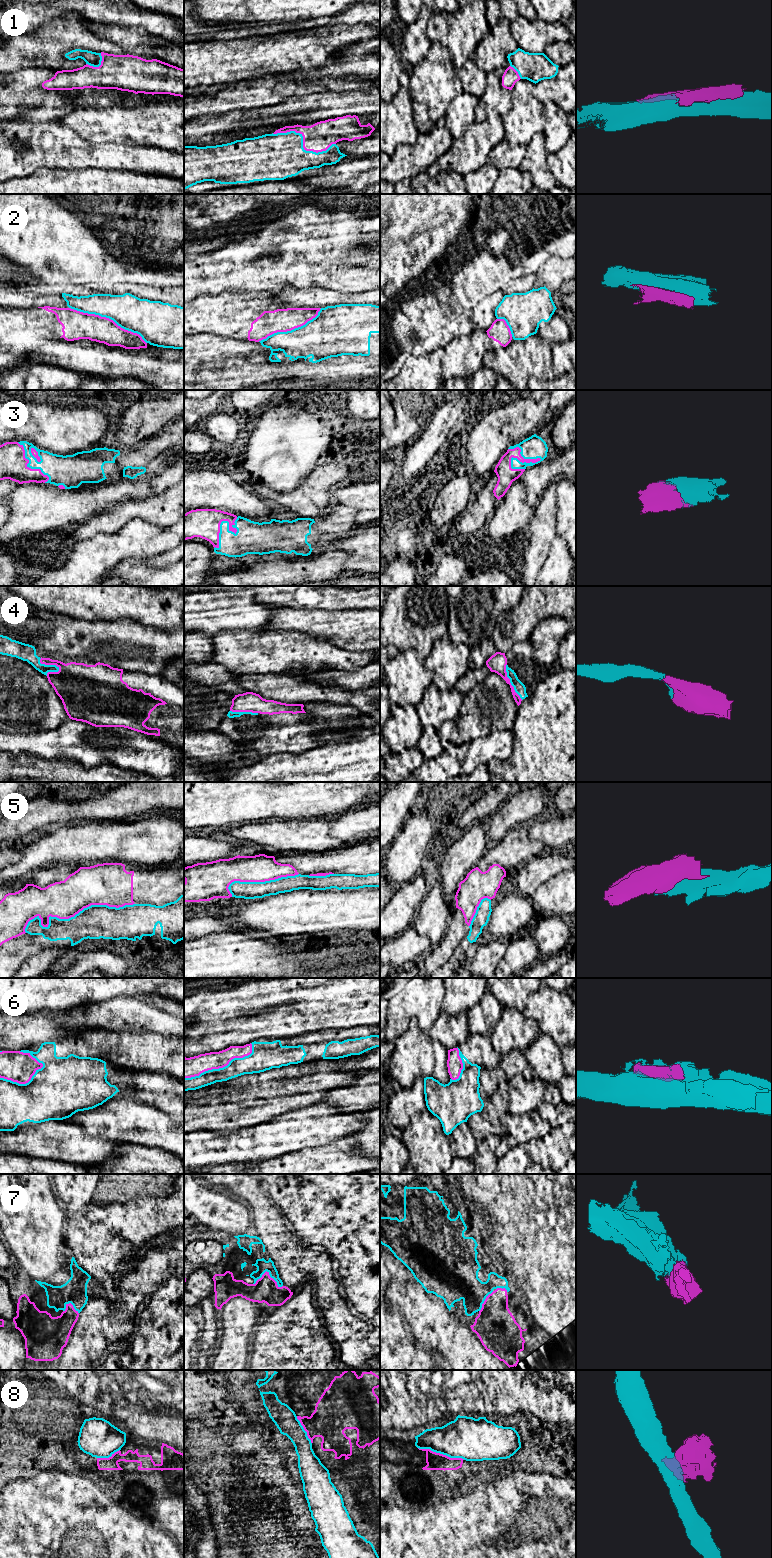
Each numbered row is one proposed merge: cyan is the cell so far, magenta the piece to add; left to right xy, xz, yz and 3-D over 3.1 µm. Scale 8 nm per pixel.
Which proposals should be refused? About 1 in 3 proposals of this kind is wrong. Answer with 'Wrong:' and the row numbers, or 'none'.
Wrong: 2, 5, 6, 8

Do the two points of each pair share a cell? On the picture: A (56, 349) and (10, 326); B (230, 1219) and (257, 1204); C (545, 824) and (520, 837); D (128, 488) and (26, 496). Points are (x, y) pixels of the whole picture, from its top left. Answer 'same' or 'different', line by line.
A: different
B: different
C: different
D: same

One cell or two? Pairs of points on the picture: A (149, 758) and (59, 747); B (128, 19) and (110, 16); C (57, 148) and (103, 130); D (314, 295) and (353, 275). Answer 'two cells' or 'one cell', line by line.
A: one cell
B: one cell
C: two cells
D: two cells

